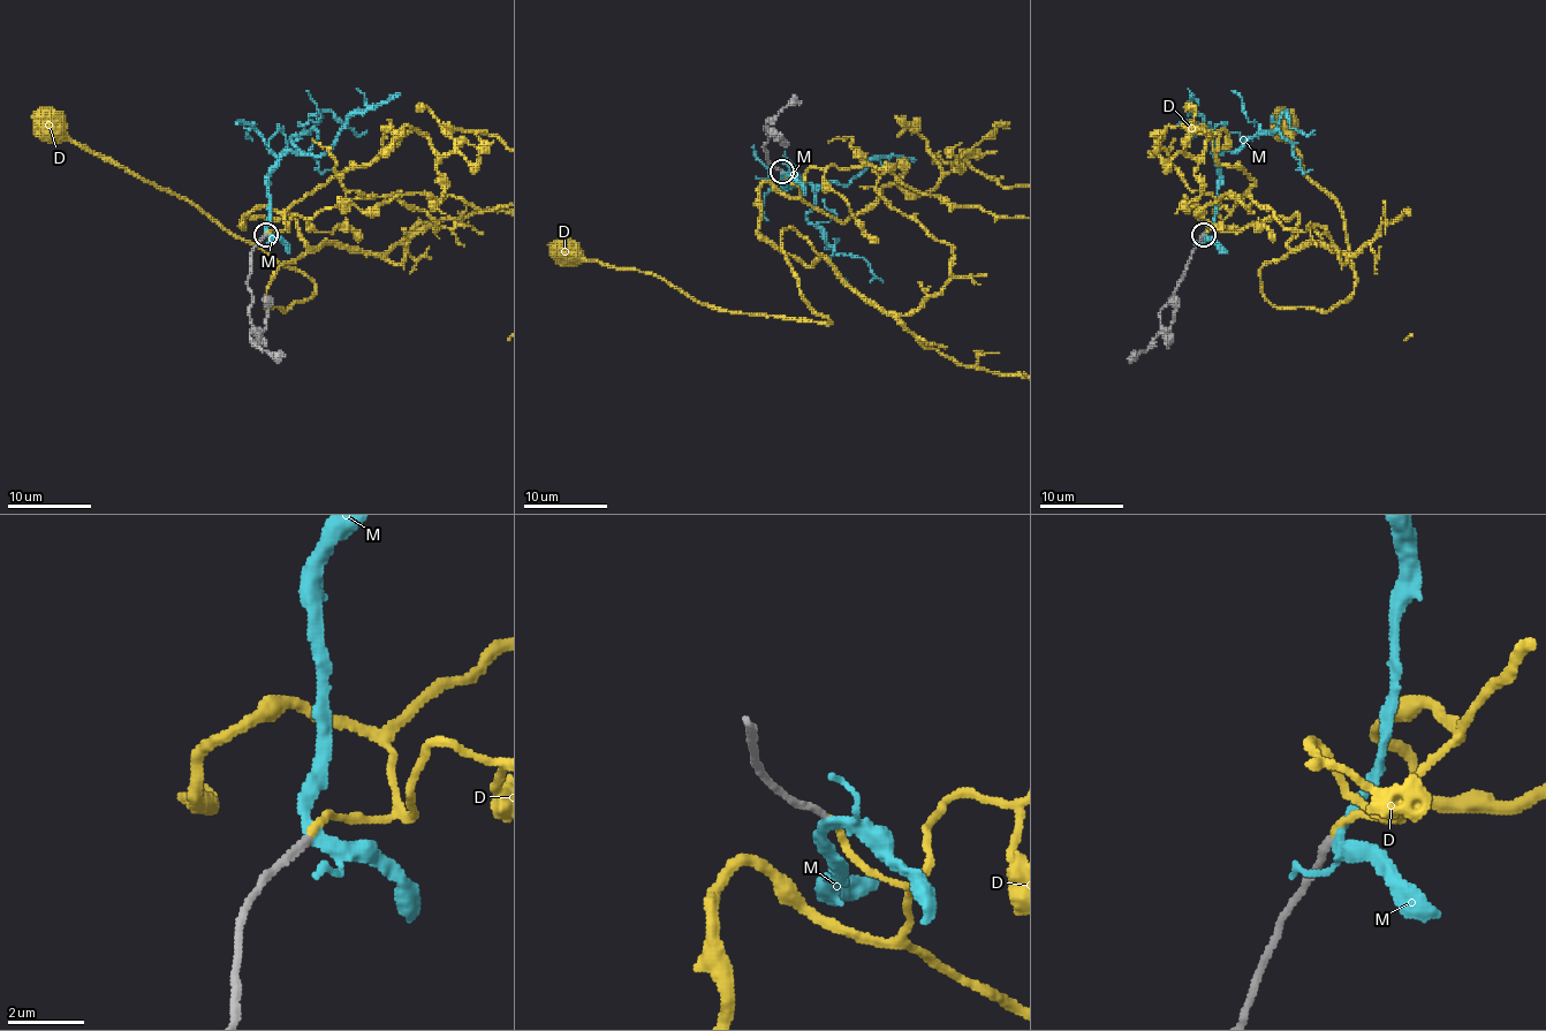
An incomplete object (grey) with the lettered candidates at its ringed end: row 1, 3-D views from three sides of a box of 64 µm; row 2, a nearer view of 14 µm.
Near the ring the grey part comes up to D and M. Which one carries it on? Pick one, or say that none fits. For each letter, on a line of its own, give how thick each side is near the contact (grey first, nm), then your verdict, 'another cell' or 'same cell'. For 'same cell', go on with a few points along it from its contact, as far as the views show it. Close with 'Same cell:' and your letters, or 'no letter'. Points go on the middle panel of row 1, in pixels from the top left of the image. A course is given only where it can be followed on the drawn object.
D: 190/180 nm | same cell | via (782, 172), (801, 192), (759, 187), (757, 230), (821, 255), (782, 230), (831, 321), (566, 251)
M: 200/220 nm | another cell
Same cell: D

